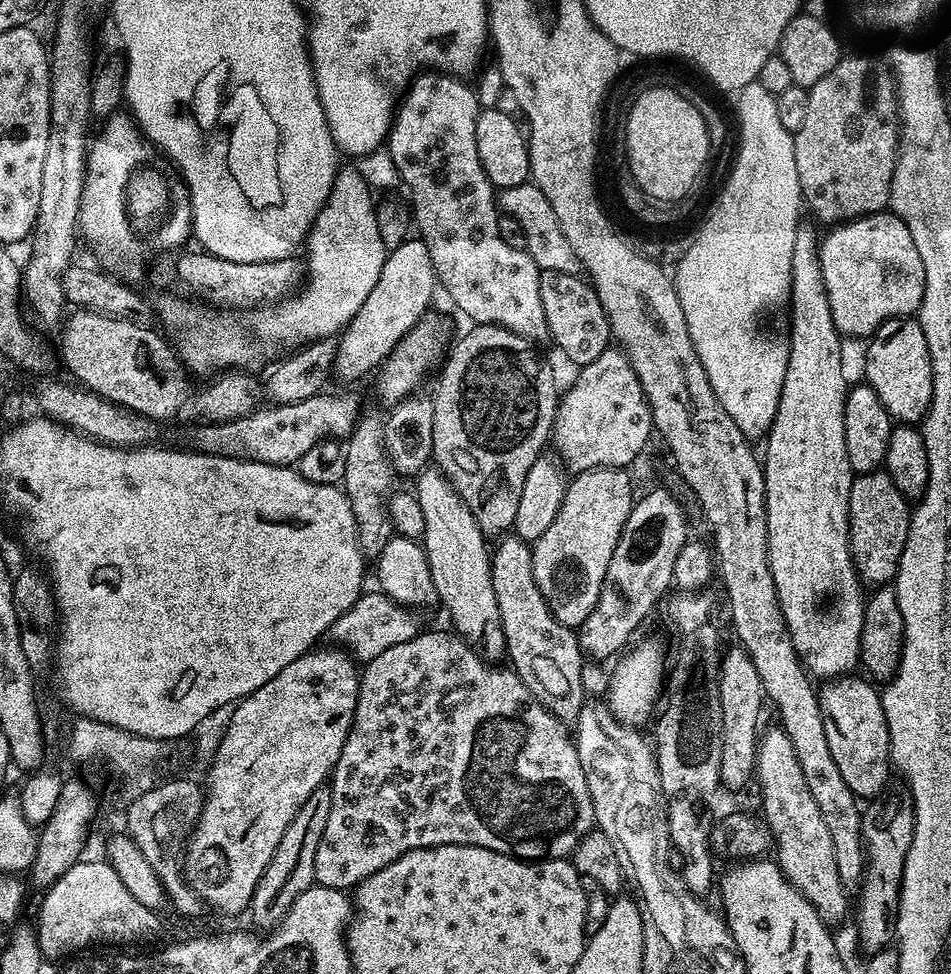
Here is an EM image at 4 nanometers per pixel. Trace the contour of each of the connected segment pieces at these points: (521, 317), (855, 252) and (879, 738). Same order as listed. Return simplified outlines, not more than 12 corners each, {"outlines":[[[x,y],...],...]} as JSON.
{"outlines":[[[421,71],[386,151],[439,287],[547,341],[542,269],[500,237],[475,87]],[[871,212],[820,240],[841,337],[919,313],[930,273],[903,218]],[[856,674],[818,692],[830,754],[857,798],[885,791],[884,701]]]}

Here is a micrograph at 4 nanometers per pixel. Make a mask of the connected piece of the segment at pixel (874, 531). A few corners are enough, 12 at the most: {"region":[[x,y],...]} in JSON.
{"region":[[887,471],[853,479],[848,543],[865,585],[895,581],[910,501]]}

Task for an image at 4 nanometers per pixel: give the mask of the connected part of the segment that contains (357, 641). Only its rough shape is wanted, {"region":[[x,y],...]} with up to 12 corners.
{"region":[[365,591],[330,629],[357,661],[410,642],[415,611]]}

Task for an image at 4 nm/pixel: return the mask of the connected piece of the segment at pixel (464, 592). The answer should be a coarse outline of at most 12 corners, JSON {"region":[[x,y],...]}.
{"region":[[439,467],[415,477],[451,627],[505,659],[490,544]]}

